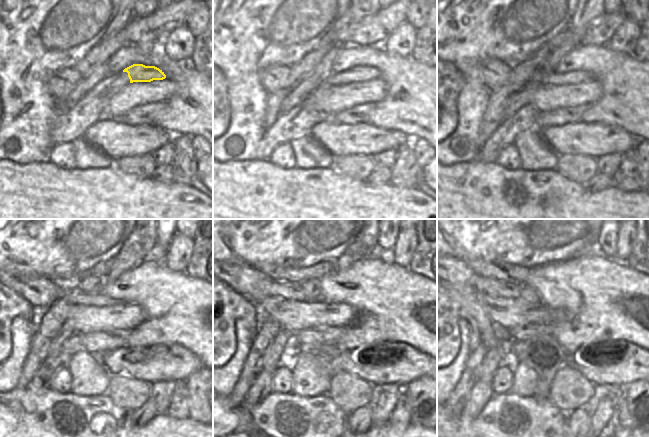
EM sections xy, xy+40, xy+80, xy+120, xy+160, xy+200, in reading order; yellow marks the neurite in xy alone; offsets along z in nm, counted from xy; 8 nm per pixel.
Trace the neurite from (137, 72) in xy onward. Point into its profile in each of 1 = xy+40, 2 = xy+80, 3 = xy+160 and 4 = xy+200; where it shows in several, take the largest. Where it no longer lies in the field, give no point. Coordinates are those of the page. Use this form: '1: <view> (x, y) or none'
1: xy+40 (358, 73)
2: xy+80 (578, 76)
3: xy+160 (287, 290)
4: xy+200 (497, 288)

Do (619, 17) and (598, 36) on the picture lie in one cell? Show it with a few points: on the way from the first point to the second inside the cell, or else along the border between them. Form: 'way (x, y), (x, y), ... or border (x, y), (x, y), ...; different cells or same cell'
way (614, 20), (603, 31); same cell

